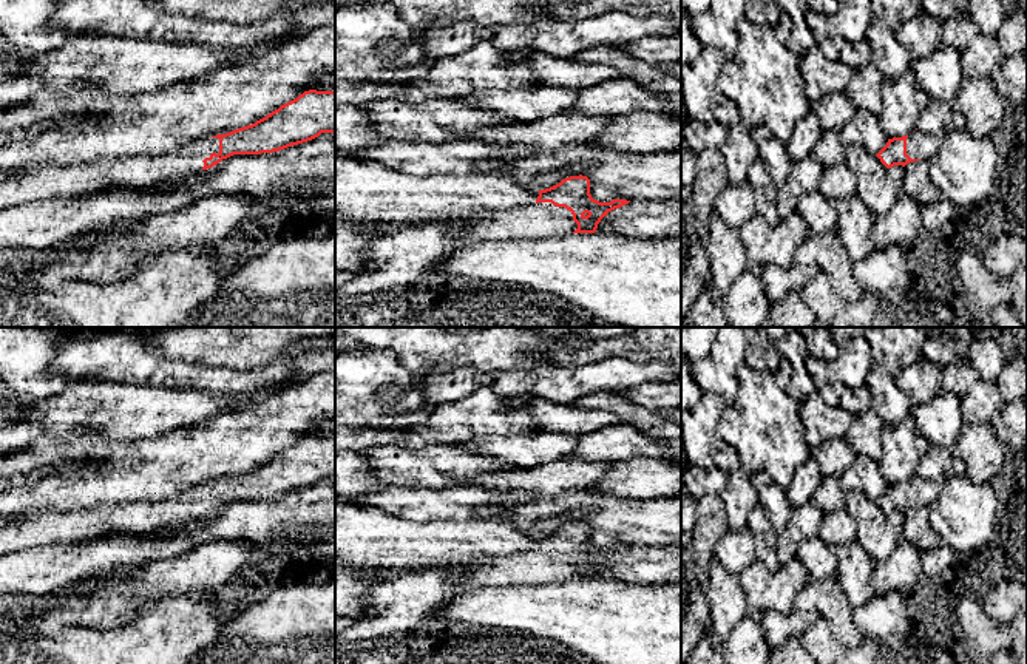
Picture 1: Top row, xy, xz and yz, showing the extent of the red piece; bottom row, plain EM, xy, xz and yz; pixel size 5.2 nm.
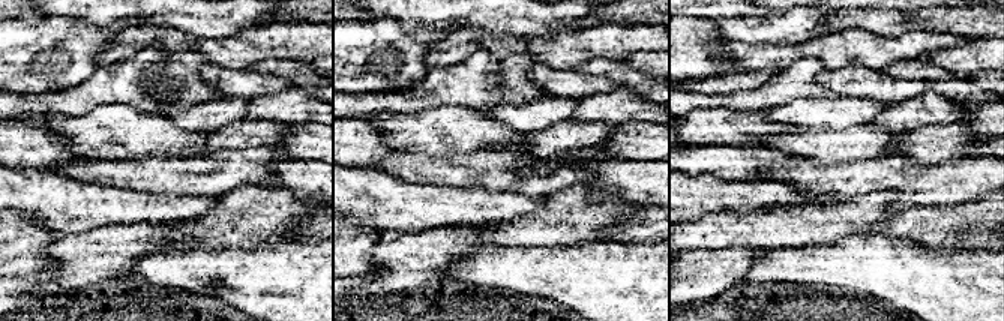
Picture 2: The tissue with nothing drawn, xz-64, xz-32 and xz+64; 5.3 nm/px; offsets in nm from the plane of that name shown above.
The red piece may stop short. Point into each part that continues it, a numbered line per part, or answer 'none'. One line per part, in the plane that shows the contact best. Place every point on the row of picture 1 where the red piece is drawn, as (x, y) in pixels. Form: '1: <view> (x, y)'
1: xz (539, 220)

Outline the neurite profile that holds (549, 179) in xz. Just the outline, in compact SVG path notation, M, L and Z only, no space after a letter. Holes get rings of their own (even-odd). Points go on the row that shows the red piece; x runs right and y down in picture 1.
M570 165L562 171L541 174L536 178L536 190L550 188L559 184L562 179L570 176L579 176L581 173L582 173L582 168L579 165Z

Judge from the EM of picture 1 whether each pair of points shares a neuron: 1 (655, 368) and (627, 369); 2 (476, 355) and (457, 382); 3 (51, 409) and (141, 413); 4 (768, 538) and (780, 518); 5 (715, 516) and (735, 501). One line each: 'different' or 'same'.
1: same
2: different
3: same
4: different
5: different

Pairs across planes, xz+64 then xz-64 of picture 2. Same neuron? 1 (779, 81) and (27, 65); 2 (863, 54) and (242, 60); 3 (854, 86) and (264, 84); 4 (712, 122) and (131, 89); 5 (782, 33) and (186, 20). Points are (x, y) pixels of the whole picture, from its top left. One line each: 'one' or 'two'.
1: two
2: one
3: one
4: two
5: one

